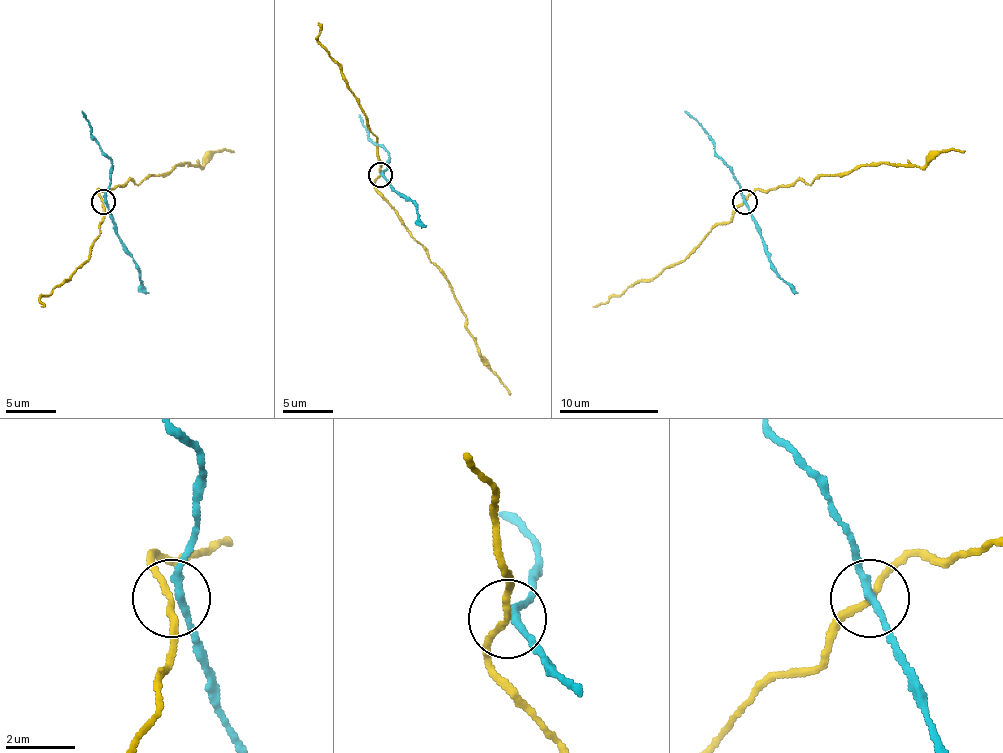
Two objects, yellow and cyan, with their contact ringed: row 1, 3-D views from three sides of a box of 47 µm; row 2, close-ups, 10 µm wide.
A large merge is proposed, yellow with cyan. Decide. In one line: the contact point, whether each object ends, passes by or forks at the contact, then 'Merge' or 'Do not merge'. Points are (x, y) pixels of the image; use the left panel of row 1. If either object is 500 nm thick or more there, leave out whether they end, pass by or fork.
Place: (103, 202). At the ring yellow passes by. At the ring cyan passes by. Do not merge

